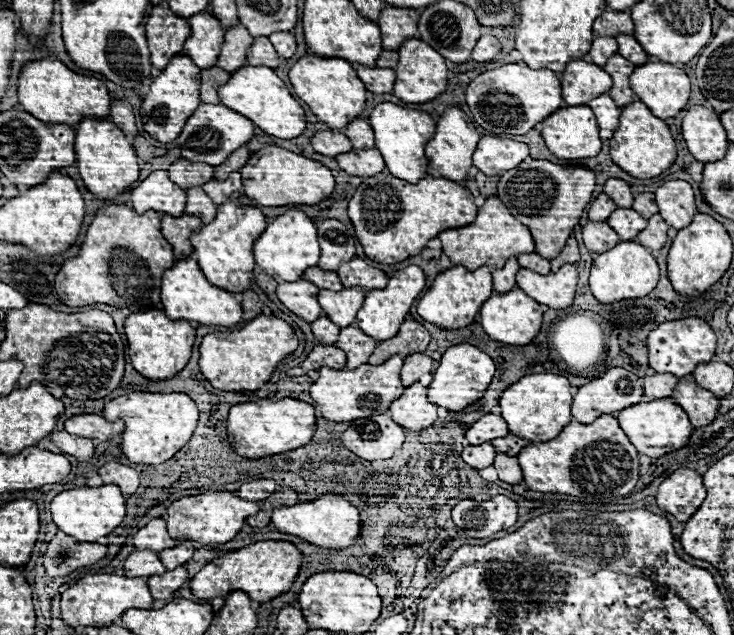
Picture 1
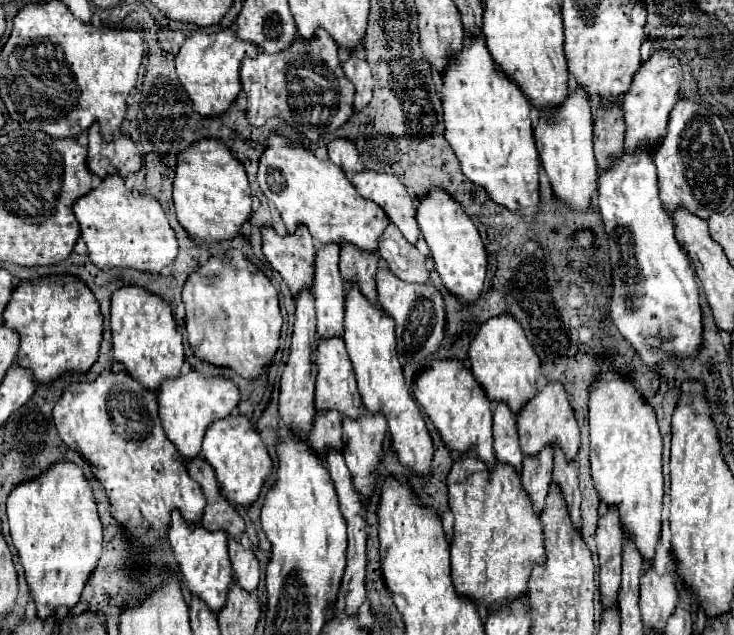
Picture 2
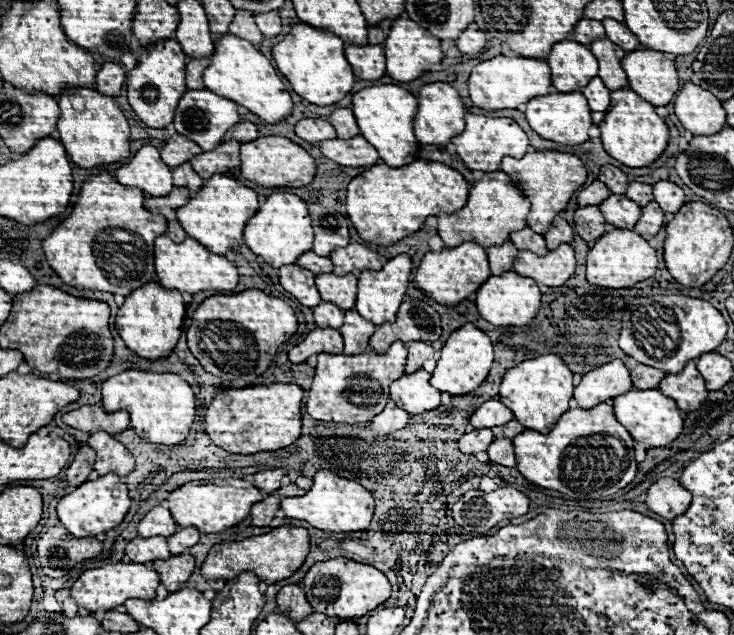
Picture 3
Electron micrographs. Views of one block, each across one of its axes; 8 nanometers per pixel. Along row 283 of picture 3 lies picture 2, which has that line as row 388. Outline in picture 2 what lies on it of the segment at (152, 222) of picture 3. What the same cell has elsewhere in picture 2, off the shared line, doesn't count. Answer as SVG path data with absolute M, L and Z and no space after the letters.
M124 366L122 370L102 370L94 380L76 380L68 382L60 400L56 402L54 410L54 424L60 434L60 438L76 452L80 452L96 470L94 476L100 480L102 488L106 490L106 496L112 504L112 516L130 530L134 538L138 538L146 550L146 546L152 546L156 538L166 534L166 528L170 524L170 512L178 508L182 516L196 524L202 518L202 510L206 506L204 494L196 480L190 478L182 454L178 454L176 446L170 442L170 438L164 434L160 418L158 418L158 406L156 406L156 394L144 388Z

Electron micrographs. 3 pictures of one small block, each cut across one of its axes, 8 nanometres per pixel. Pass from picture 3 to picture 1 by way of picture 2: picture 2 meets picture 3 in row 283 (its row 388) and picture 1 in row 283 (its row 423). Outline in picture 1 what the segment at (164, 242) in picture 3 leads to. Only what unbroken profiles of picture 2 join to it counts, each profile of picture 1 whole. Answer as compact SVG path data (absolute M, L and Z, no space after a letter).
M194 258L176 260L172 268L162 276L162 306L172 320L194 320L204 326L232 328L242 320L242 306L232 292L216 288L206 280Z

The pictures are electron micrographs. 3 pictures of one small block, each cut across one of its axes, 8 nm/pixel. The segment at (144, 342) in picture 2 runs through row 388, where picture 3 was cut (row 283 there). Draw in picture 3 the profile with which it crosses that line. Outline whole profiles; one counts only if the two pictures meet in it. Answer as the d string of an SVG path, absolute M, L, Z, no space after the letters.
M148 282L142 288L126 296L116 314L116 328L126 346L146 360L158 360L172 354L182 334L182 322L186 316L186 304L180 292L166 290L158 282Z

